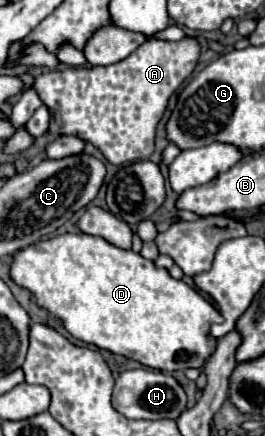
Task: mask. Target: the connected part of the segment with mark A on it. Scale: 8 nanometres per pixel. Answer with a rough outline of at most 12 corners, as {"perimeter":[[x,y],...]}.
{"perimeter":[[148,39],[108,67],[42,73],[50,131],[148,159],[200,43]]}

